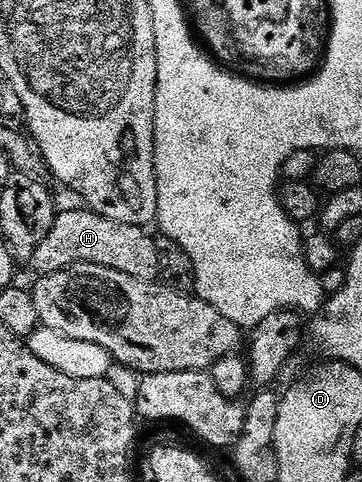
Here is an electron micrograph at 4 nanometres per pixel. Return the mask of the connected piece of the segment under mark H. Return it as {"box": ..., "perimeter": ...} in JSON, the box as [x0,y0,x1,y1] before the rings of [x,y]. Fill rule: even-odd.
{"box":[31,207,163,281],"perimeter":[[[88,207],[69,209],[58,212],[53,218],[51,231],[47,231],[47,239],[39,243],[31,262],[34,274],[44,275],[63,271],[72,265],[91,263],[99,267],[111,267],[115,271],[123,271],[123,275],[131,275],[135,279],[152,281],[160,274],[160,263],[163,254],[157,250],[148,228],[127,223],[115,223],[103,215],[93,212]]]}

